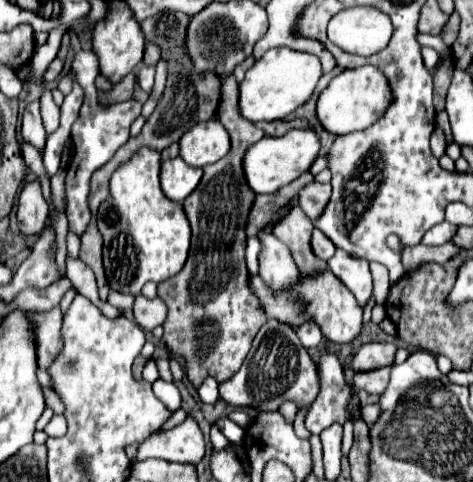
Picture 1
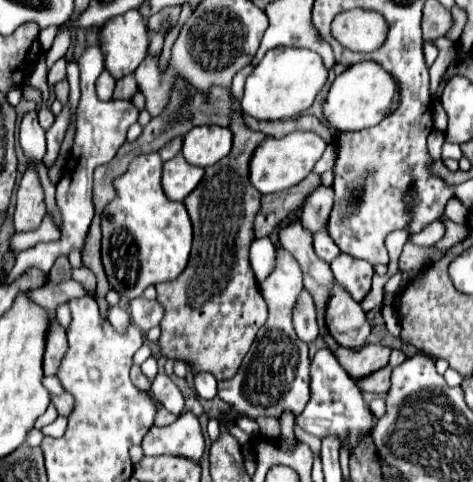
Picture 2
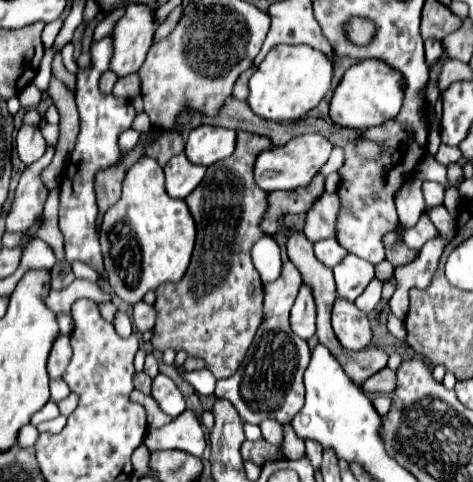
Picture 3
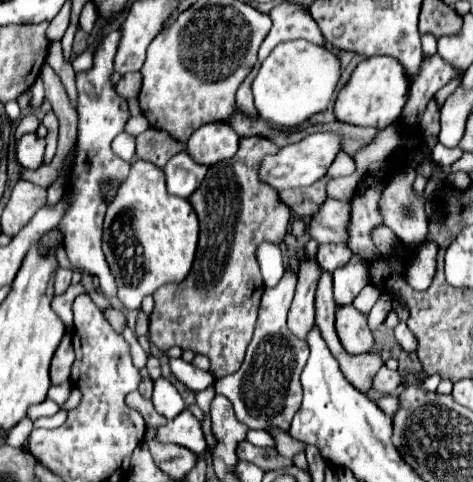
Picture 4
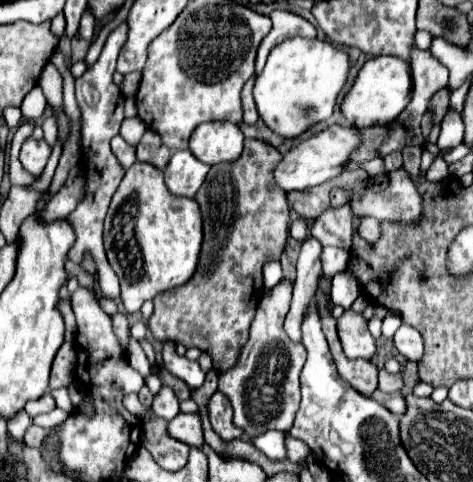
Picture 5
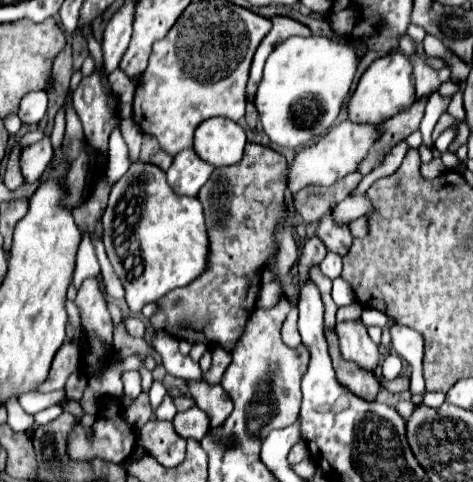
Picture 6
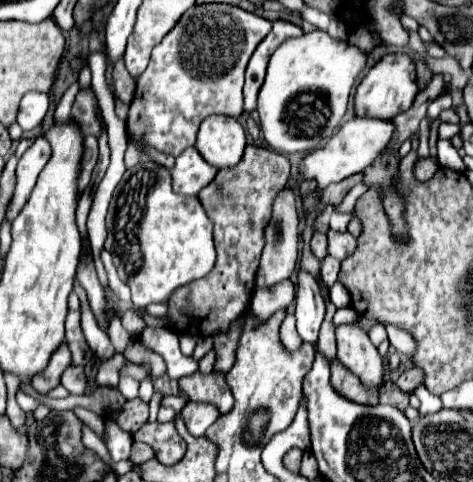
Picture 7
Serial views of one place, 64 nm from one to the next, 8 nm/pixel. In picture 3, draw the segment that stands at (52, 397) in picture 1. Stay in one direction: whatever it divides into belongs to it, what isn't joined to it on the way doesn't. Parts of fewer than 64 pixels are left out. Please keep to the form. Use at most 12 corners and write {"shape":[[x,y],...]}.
{"shape":[[70,394],[58,402],[60,414],[70,416],[78,404],[78,396]]}

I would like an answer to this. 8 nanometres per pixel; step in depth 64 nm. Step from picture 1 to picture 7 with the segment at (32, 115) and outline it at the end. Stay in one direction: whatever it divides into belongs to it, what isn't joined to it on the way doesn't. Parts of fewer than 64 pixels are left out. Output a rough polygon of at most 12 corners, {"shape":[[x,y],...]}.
{"shape":[[44,136],[22,154],[16,190],[10,200],[8,220],[24,204],[50,160]]}

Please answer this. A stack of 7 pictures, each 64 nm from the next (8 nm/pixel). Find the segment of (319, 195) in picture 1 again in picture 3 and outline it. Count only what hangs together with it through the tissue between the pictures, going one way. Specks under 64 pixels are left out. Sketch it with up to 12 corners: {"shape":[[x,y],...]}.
{"shape":[[324,192],[306,212],[310,242],[334,236],[340,200]]}

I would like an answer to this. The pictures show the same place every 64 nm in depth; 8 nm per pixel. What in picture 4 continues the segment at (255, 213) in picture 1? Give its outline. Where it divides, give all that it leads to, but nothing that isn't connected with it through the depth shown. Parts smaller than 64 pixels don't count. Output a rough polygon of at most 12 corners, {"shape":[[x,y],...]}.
{"shape":[[325,176],[310,188],[284,190],[280,200],[298,216],[312,216],[326,200]]}

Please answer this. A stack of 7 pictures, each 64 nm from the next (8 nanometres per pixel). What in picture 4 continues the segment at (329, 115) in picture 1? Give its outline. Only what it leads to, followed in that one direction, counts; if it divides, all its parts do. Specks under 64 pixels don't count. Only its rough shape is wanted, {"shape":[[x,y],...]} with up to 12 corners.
{"shape":[[366,58],[340,88],[340,122],[382,130],[410,82],[394,58]]}

